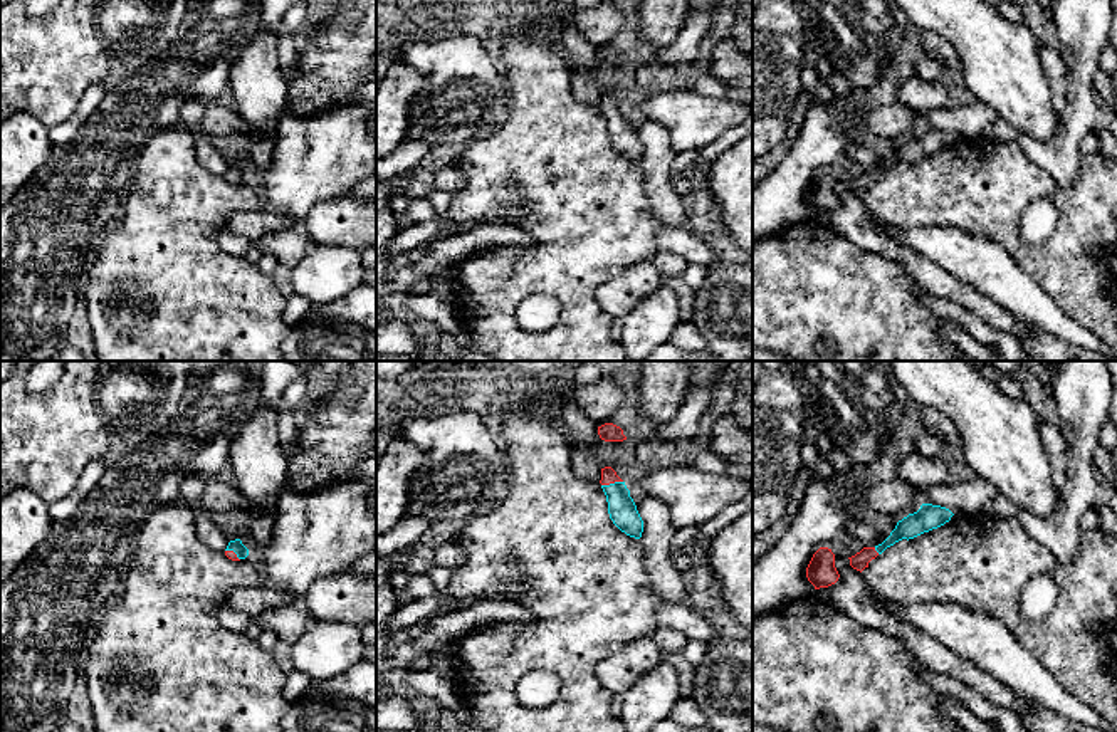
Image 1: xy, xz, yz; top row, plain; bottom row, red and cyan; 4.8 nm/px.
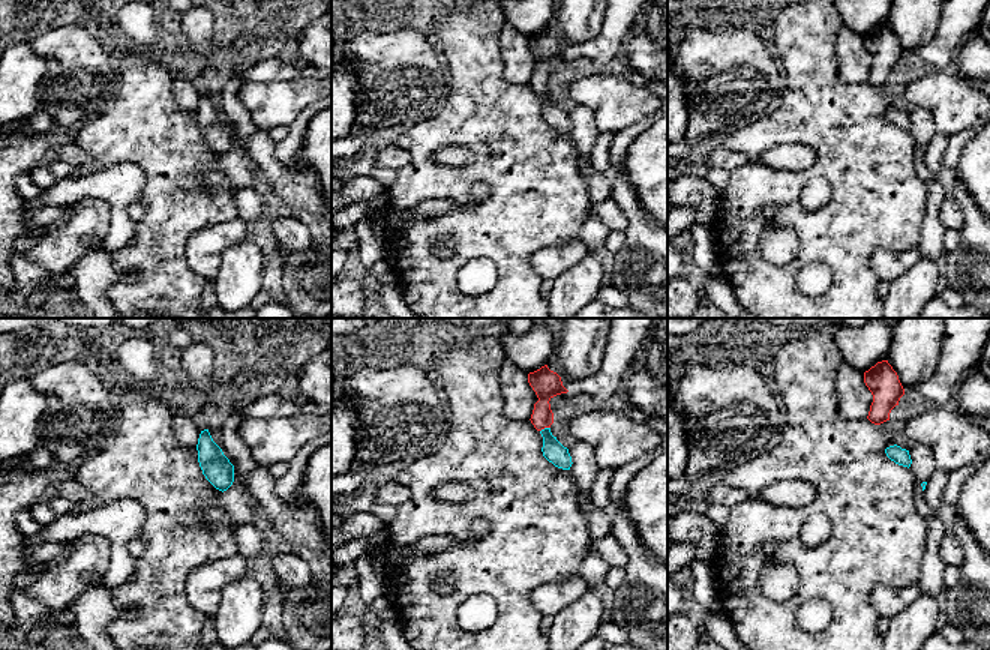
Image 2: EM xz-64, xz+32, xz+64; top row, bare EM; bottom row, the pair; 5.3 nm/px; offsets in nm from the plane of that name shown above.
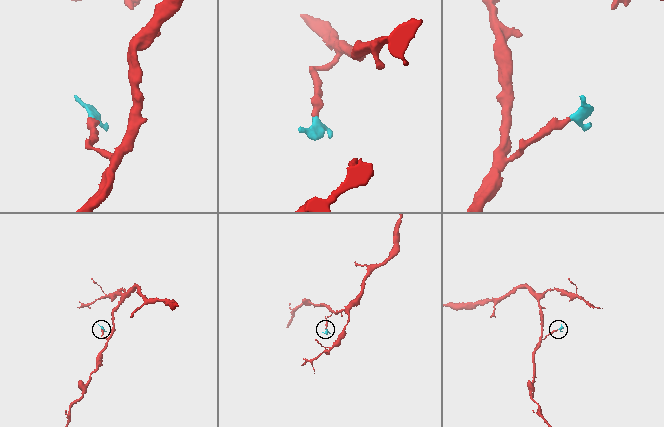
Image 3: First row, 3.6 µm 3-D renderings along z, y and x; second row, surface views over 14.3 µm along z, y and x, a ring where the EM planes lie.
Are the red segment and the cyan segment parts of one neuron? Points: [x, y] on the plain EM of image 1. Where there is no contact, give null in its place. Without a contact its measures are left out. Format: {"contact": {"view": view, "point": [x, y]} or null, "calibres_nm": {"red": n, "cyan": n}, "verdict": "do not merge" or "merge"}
{"contact": {"view": "xz", "point": [612, 106]}, "calibres_nm": {"red": 80, "cyan": 140}, "verdict": "merge"}

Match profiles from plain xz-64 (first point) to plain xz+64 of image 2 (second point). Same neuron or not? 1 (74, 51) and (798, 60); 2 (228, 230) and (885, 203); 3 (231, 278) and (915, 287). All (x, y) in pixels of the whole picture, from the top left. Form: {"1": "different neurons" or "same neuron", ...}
{"1": "different neurons", "2": "different neurons", "3": "same neuron"}

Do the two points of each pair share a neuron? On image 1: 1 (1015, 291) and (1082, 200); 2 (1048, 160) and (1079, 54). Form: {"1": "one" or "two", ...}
{"1": "two", "2": "one"}

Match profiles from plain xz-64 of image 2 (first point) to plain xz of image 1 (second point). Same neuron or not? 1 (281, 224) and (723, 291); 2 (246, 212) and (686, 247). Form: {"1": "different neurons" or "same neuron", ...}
{"1": "different neurons", "2": "same neuron"}

